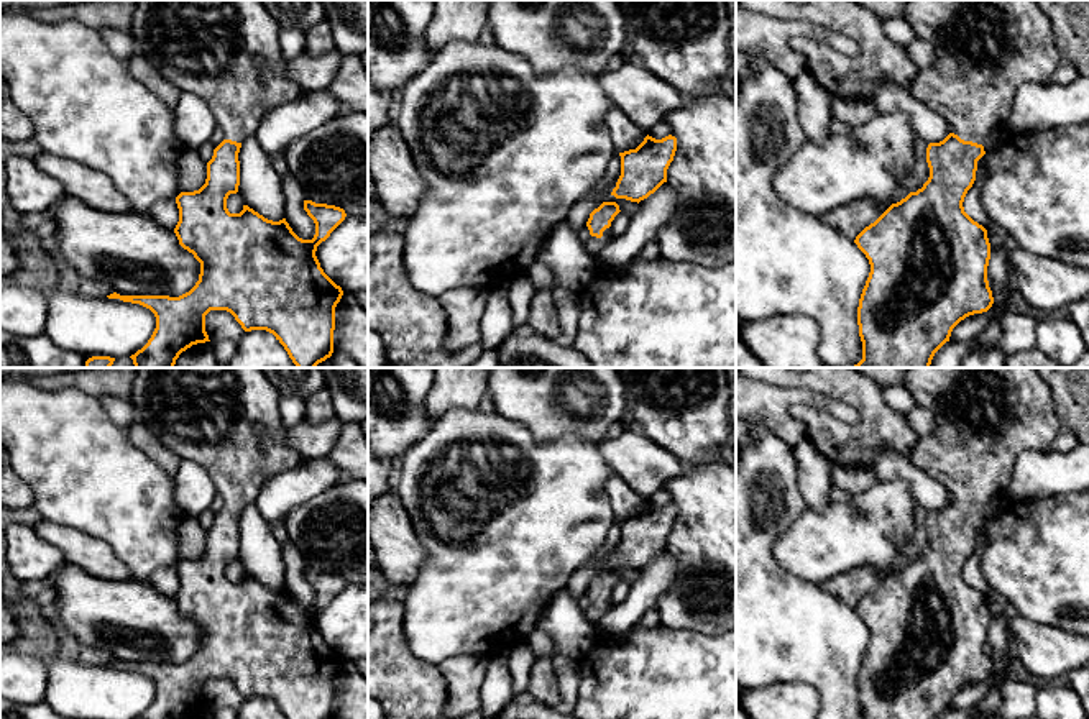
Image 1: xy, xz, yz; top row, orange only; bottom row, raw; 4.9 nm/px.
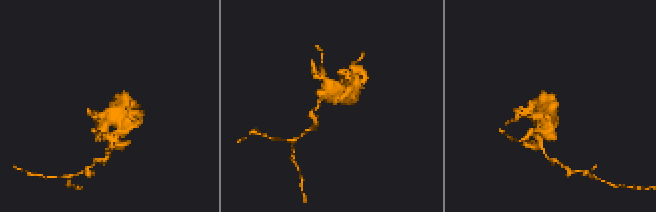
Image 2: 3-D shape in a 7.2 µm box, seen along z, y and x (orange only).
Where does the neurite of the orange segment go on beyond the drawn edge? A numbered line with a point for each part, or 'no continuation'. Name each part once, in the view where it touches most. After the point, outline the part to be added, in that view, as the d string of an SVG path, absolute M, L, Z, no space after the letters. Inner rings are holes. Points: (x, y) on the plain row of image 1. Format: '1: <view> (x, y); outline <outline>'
1: yz (986, 417); outline M907 368L903 386L917 407L935 415L935 430L921 437L912 461L948 491L964 509L986 511L989 501L1007 491L1017 458L1023 451L1050 451L1063 425L1053 407L1050 386L1036 368Z

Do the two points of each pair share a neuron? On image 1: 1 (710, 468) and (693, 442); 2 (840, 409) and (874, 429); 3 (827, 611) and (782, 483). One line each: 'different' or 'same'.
1: different
2: different
3: same

